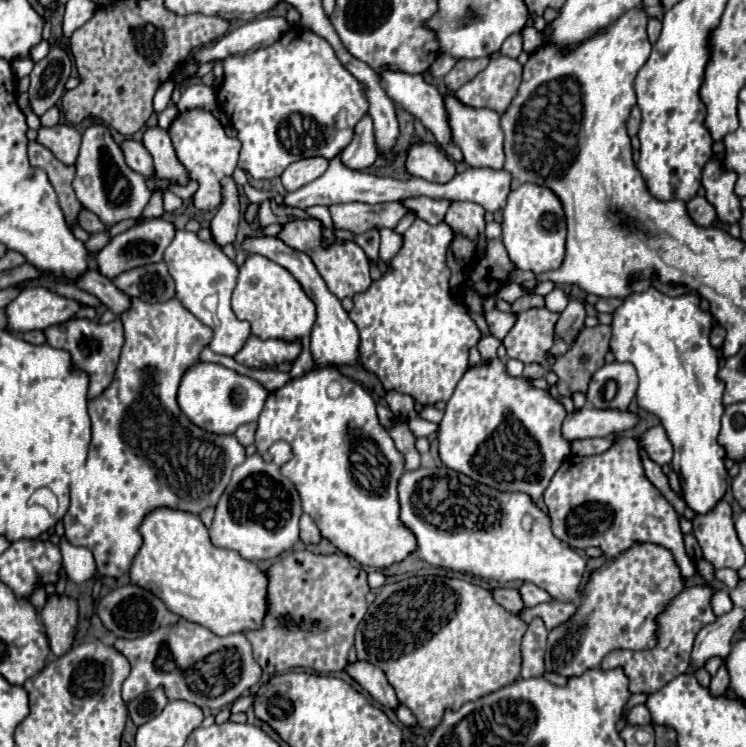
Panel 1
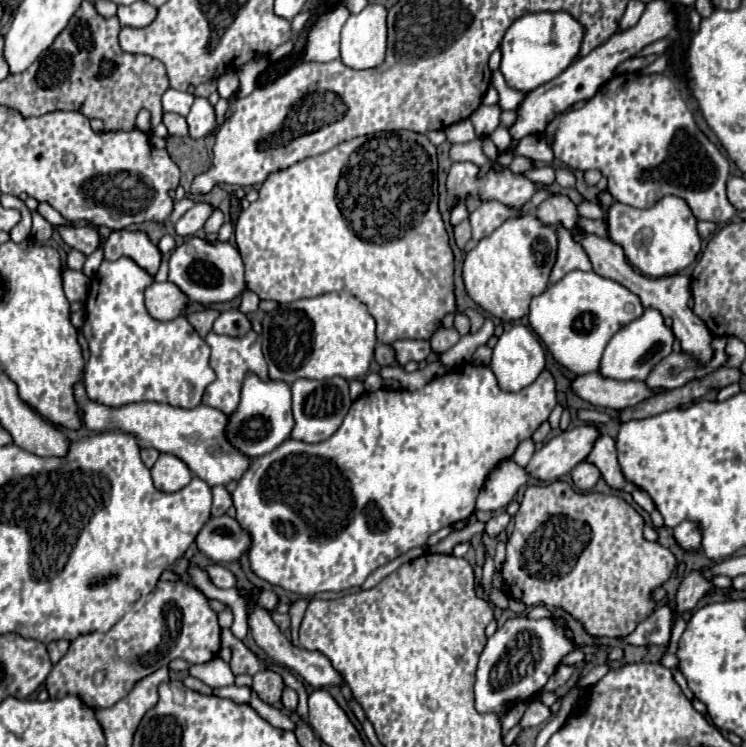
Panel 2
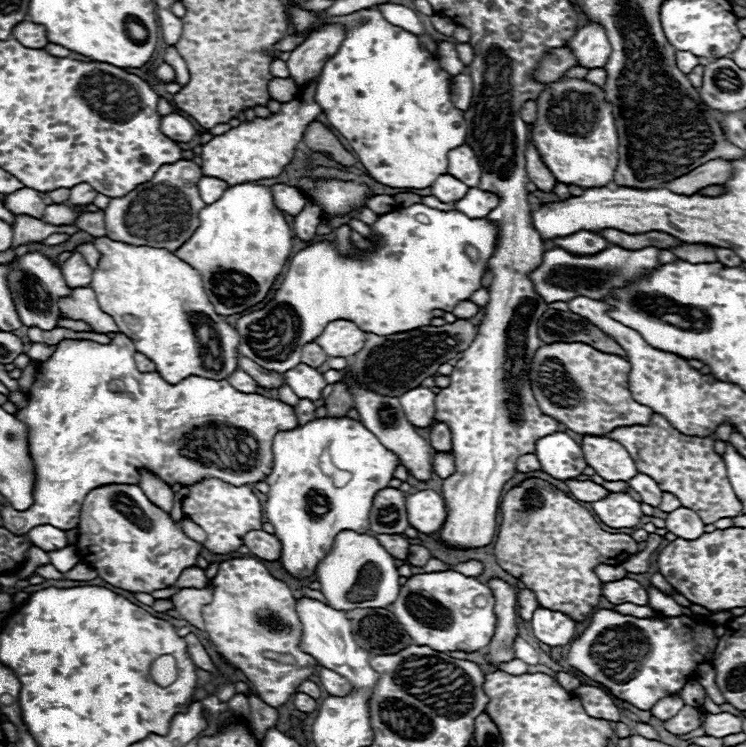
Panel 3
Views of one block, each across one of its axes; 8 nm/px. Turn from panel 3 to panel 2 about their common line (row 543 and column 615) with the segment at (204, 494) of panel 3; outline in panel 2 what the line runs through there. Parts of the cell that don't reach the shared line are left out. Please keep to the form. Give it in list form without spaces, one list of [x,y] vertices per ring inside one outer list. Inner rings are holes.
[[[664,196],[660,198],[660,202],[646,210],[638,210],[622,202],[616,202],[606,214],[606,224],[608,238],[624,248],[628,262],[644,276],[658,278],[676,274],[690,266],[700,254],[702,240],[696,226],[698,220],[684,198]]]

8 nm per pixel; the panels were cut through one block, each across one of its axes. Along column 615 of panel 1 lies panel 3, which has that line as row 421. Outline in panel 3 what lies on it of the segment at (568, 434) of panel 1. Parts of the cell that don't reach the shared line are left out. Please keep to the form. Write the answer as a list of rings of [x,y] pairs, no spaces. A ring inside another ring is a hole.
[[[414,388],[408,390],[406,394],[400,396],[402,410],[408,418],[408,422],[416,428],[428,428],[434,424],[434,414],[436,414],[436,394],[430,388]]]

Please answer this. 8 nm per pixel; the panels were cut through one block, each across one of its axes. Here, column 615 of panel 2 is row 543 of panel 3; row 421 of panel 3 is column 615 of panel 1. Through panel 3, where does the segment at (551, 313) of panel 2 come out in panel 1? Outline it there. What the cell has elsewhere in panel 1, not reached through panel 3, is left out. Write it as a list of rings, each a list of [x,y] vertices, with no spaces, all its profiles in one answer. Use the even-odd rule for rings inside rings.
[[[650,288],[642,294],[632,294],[624,298],[624,304],[614,312],[612,322],[612,342],[610,350],[616,356],[616,362],[630,362],[638,370],[638,404],[648,412],[656,414],[668,434],[668,440],[674,446],[672,470],[680,478],[682,496],[696,514],[708,514],[726,494],[728,470],[724,466],[726,450],[718,442],[720,436],[720,418],[724,414],[722,394],[724,382],[718,378],[718,354],[712,348],[708,336],[712,330],[712,314],[700,310],[700,298],[696,294],[666,296],[656,288]]]

